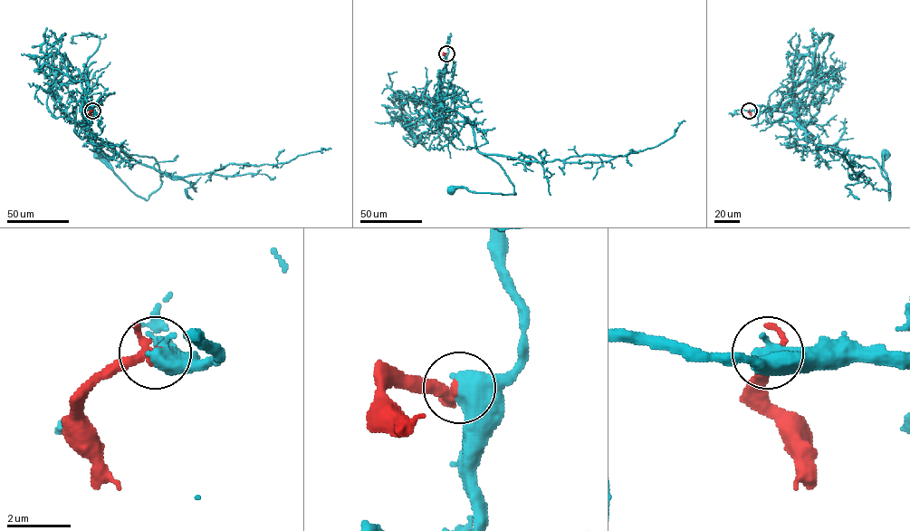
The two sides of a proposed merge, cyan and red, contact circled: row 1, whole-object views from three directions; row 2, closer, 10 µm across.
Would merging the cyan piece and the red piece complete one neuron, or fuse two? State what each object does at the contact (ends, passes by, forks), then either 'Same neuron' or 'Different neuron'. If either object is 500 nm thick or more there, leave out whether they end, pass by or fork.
Same neuron

